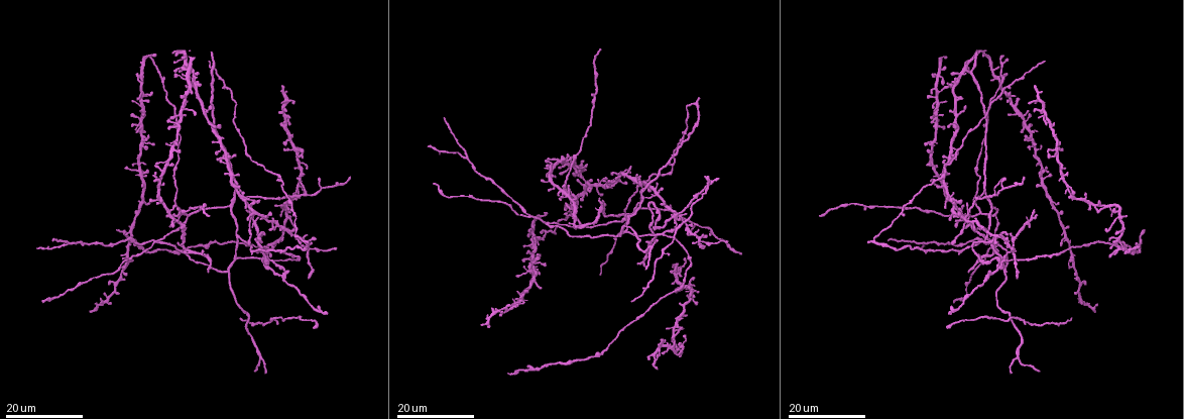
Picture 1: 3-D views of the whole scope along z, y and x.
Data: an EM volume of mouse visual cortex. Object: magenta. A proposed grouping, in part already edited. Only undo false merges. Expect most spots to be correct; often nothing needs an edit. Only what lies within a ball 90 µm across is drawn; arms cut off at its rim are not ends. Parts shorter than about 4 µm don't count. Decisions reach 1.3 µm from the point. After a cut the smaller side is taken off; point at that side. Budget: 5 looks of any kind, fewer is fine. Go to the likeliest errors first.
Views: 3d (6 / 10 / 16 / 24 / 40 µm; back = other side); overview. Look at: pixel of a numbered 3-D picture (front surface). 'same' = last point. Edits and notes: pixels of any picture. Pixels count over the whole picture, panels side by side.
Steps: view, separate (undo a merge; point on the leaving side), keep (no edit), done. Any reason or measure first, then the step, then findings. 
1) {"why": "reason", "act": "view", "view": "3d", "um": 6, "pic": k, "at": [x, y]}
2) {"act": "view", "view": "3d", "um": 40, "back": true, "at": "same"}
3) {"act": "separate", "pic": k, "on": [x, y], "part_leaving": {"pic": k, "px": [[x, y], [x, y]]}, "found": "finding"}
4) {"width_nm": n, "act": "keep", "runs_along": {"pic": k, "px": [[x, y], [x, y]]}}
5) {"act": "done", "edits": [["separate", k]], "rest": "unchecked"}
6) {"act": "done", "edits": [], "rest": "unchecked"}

{"why": "a fork", "act": "view", "view": "3d", "um": 24, "pic": 1, "at": [463, 156]}

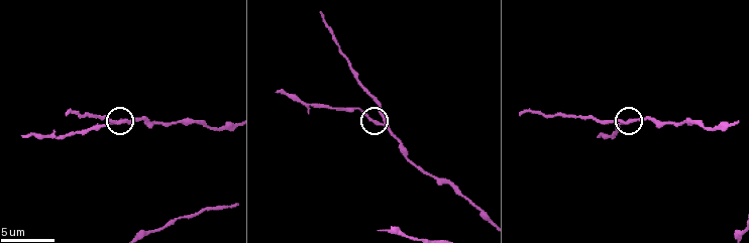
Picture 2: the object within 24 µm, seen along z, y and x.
{"act": "view", "view": "3d", "um": 10, "pic": 2, "at": [632, 119]}

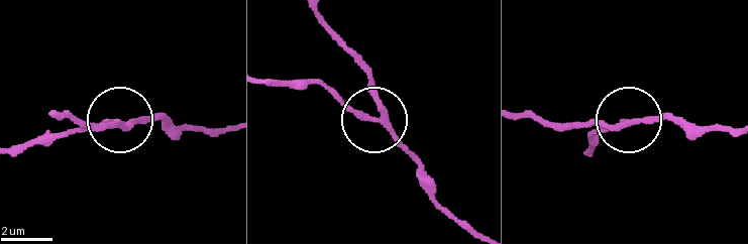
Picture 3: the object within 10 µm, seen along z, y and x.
{"width_nm": 210, "act": "keep", "runs_along": {"pic": 3, "px": [[735, 131], [643, 118], [594, 131]]}, "found": "all the same cell"}

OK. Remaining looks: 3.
{"why": "looks like a crossing", "act": "view", "view": "3d", "um": 16, "pic": 1, "at": [546, 224]}

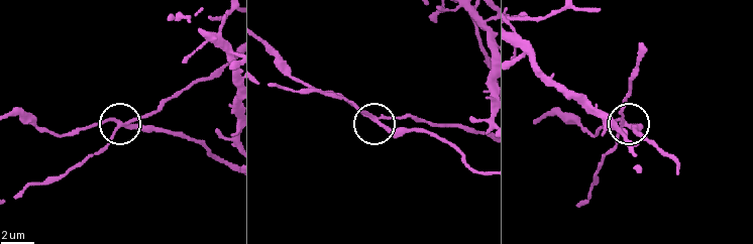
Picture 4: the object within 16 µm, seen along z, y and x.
{"act": "view", "view": "3d", "um": 10, "pic": 4, "at": [630, 123]}

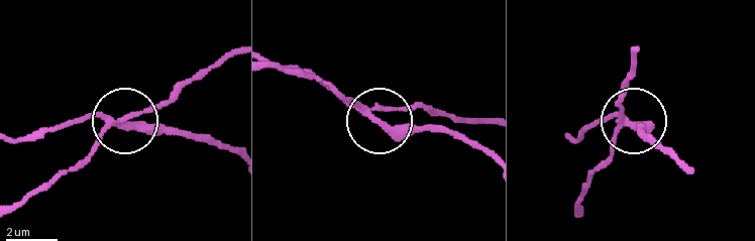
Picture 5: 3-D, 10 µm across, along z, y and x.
{"act": "keep", "runs_along": {"pic": 5, "px": [[633, 48], [620, 102], [620, 113], [633, 120], [596, 120]]}, "found": "continuous, no second cell"}

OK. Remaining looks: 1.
{"act": "done", "edits": [], "rest": "unchecked"}

